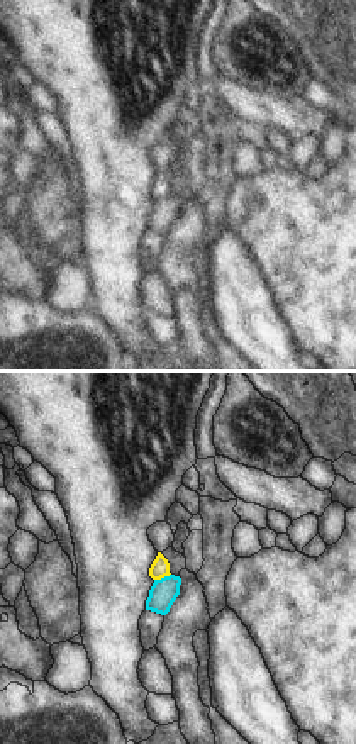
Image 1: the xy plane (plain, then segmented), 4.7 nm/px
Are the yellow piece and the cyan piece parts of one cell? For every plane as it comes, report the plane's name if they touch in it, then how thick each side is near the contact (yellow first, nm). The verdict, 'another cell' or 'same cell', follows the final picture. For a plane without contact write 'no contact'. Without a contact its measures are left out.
meets yellow in xy; 90 nm thick on the yellow side, 130 nm on the other

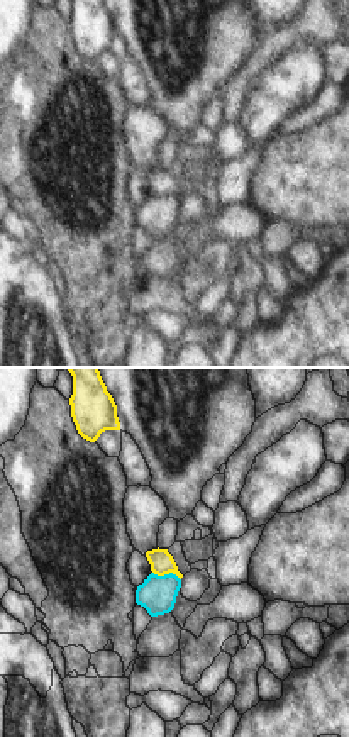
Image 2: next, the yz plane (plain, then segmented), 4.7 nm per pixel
meets yellow in yz; 110 nm thick on the yellow side, 180 nm on the other

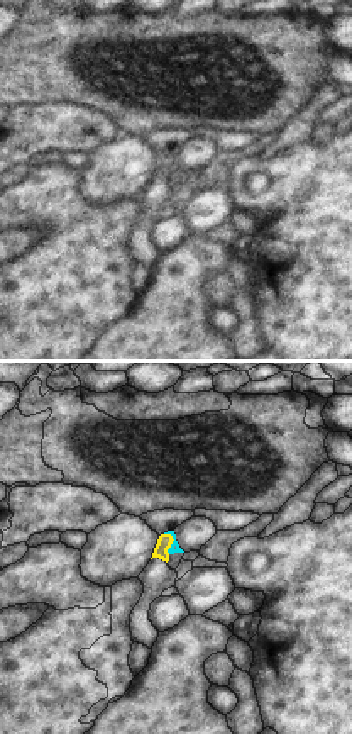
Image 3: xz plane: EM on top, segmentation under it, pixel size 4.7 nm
meets yellow in xz; 70 nm thick on the yellow side, 50 nm on the other

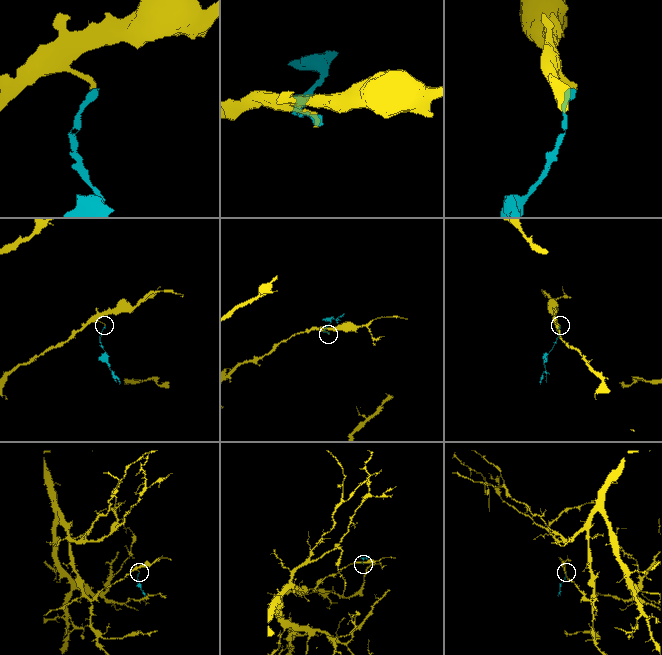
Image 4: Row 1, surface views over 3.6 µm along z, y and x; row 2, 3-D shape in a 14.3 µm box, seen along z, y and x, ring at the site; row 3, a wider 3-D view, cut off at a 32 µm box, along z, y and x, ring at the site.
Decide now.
another cell

